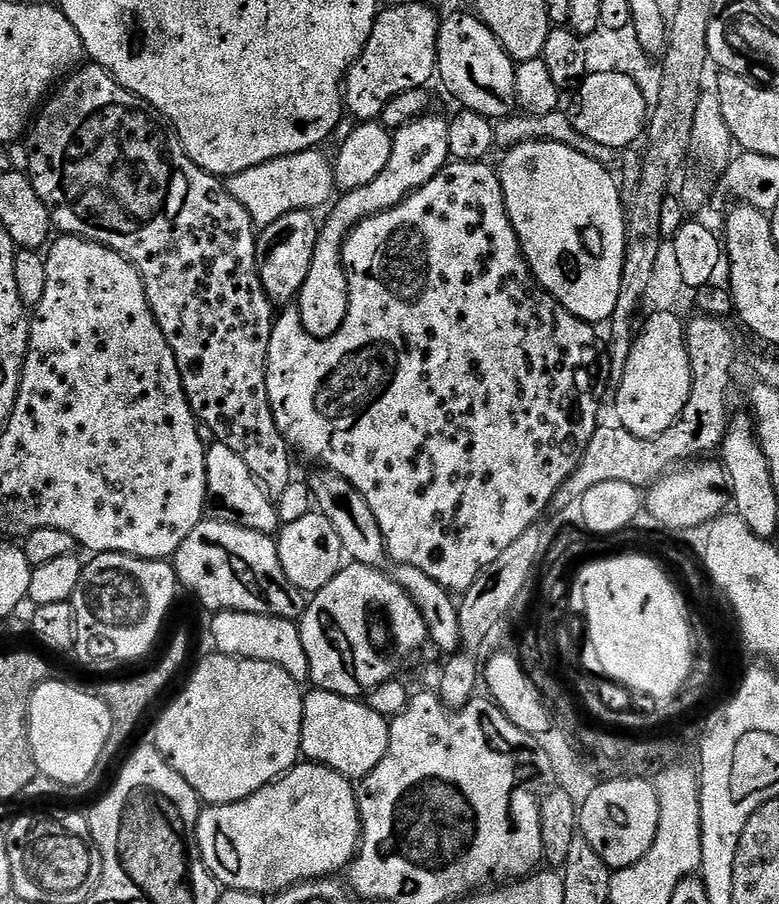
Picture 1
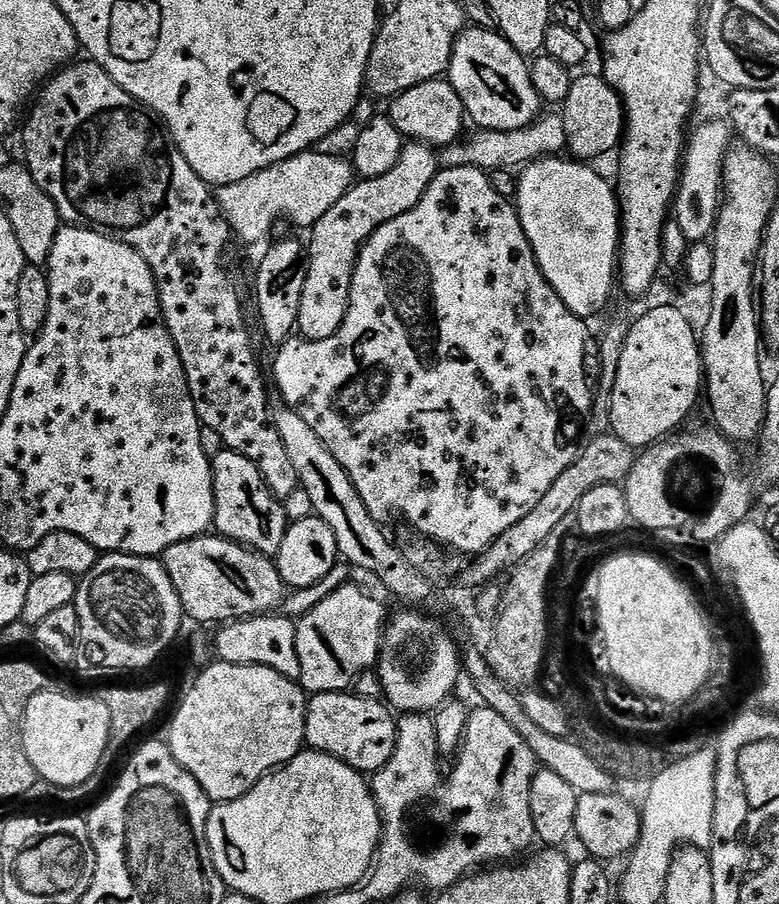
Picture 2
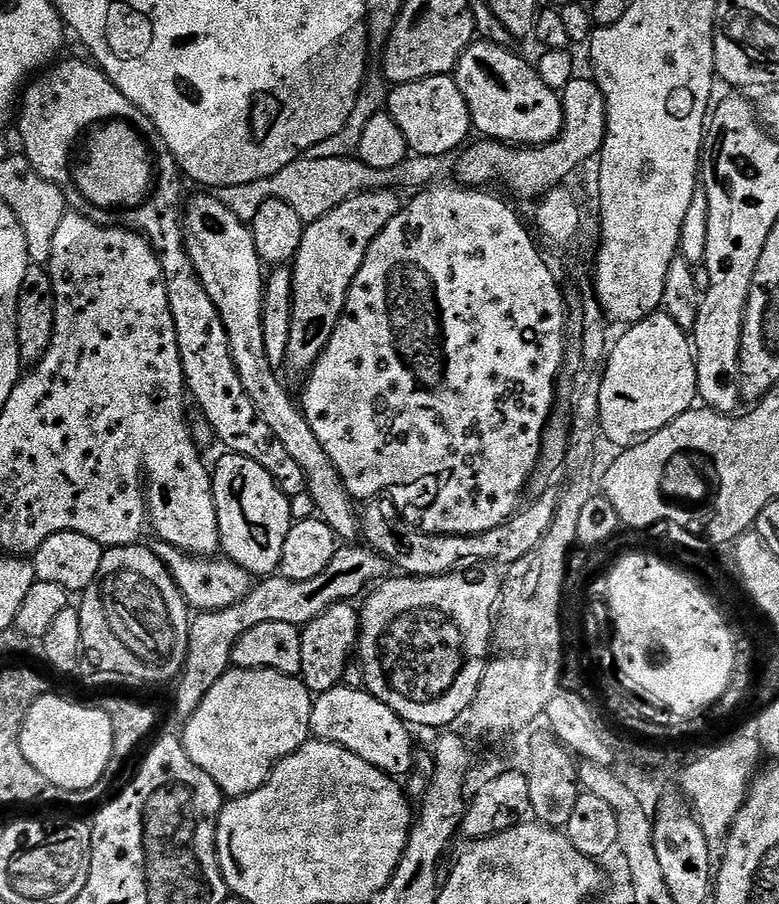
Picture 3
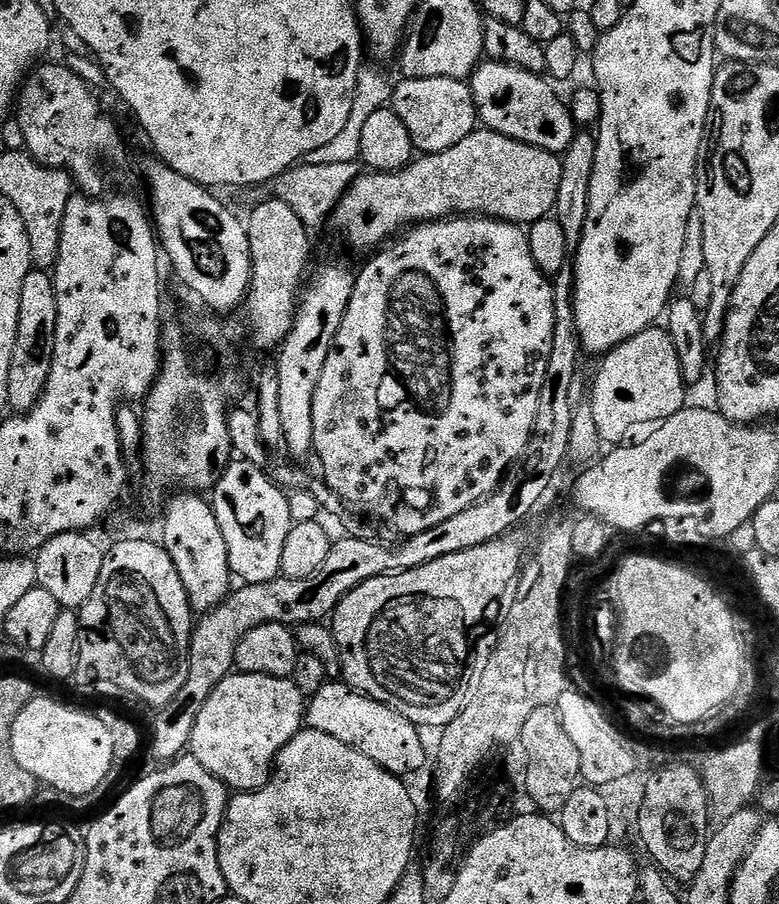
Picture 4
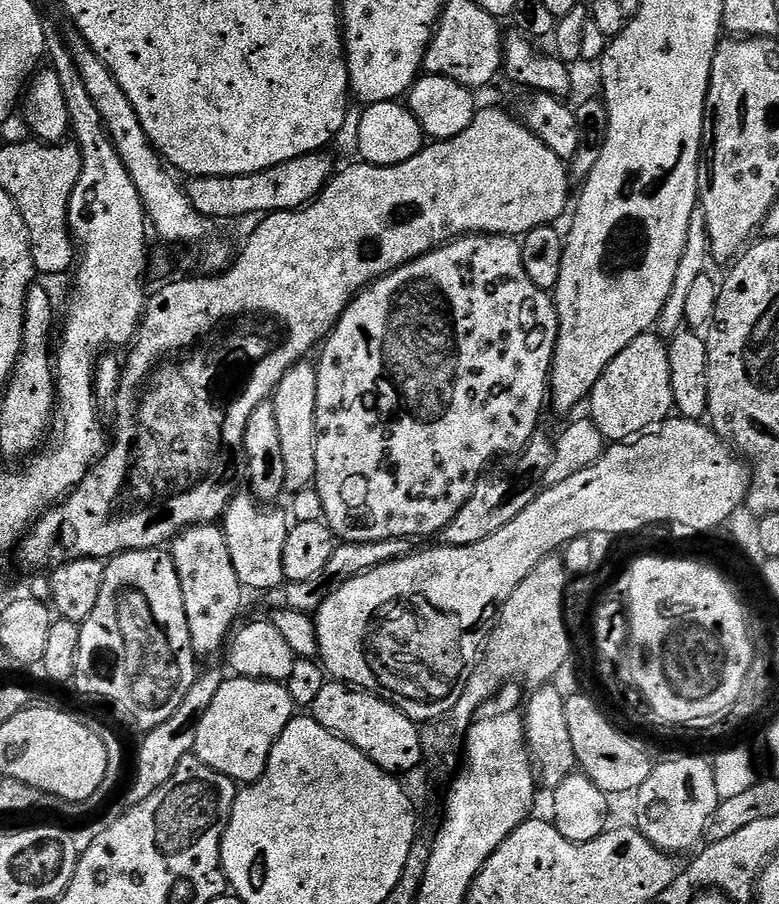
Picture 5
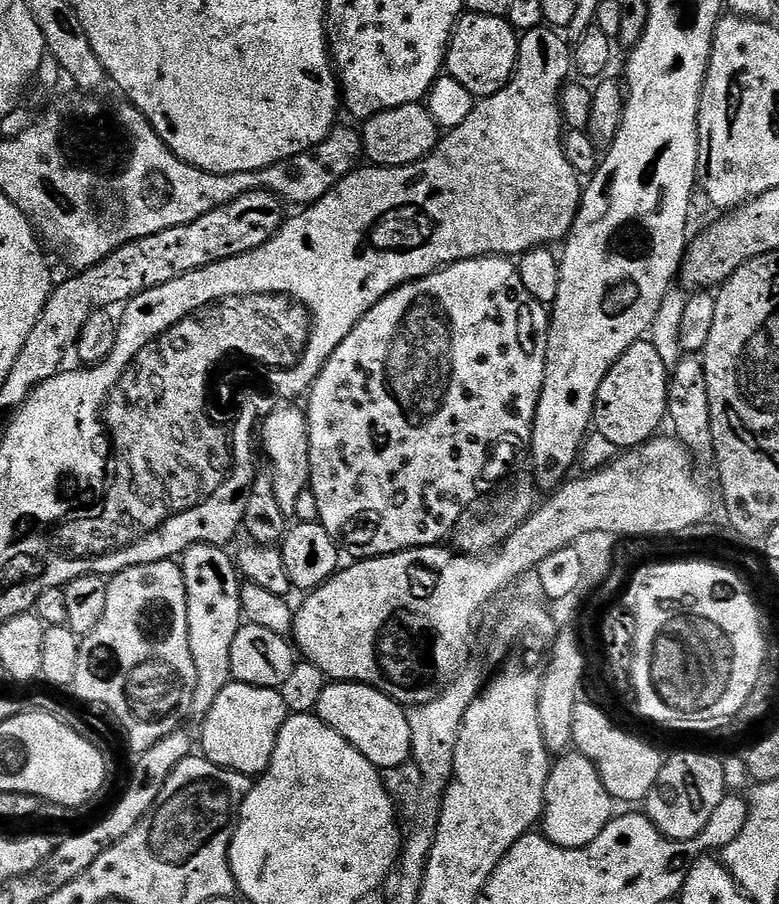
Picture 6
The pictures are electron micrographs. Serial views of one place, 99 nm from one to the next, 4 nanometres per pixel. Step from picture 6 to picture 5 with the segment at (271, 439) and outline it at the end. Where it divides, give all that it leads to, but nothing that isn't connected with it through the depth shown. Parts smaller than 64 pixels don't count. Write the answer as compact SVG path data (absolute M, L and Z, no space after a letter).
M301 362L294 365L278 382L270 402L278 421L278 435L282 445L282 459L286 465L285 489L295 494L303 488L313 487L318 470L316 453L316 411L318 410L318 374L316 364Z

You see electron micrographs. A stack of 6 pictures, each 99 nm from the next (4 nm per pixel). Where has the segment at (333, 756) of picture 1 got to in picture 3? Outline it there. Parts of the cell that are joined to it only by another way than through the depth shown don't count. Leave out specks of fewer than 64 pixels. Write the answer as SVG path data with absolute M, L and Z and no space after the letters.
M337 686L329 692L319 693L313 699L310 726L312 736L331 744L342 746L358 758L362 758L379 772L387 772L393 778L407 770L412 762L412 736L409 725L386 702L371 696L363 687Z

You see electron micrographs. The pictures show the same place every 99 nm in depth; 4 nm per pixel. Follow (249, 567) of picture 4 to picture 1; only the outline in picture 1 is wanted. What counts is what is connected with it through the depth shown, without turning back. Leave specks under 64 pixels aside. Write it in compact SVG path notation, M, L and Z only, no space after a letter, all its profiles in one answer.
M213 443L206 451L206 490L208 491L207 511L211 519L230 522L234 526L246 526L246 530L258 530L269 534L279 533L282 525L275 503L238 454L230 446Z

